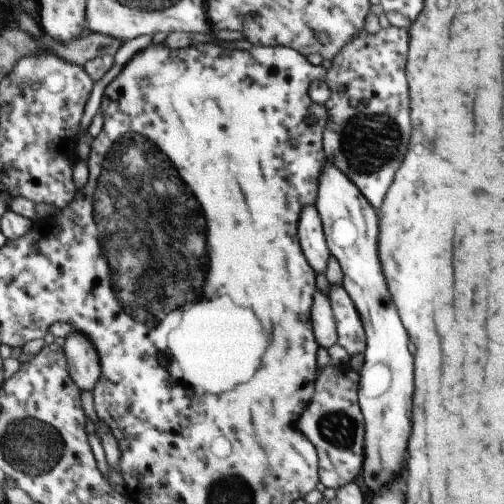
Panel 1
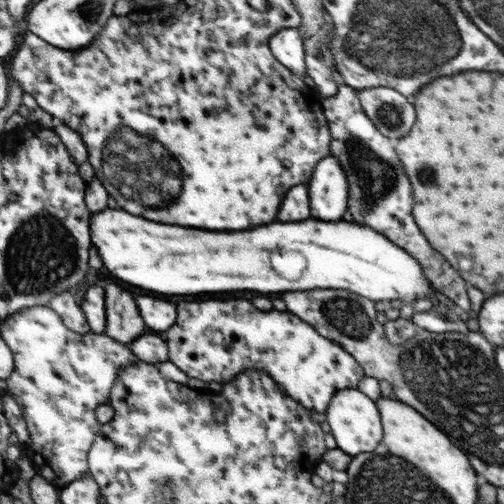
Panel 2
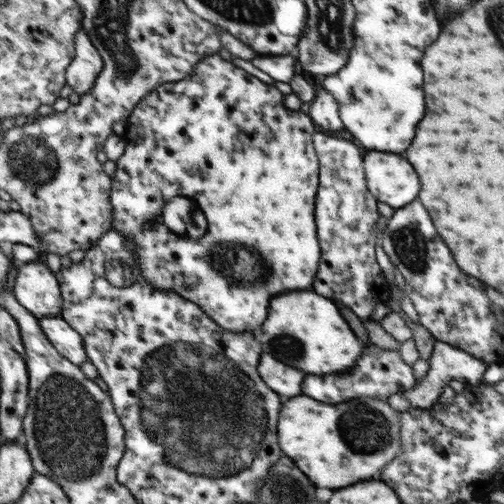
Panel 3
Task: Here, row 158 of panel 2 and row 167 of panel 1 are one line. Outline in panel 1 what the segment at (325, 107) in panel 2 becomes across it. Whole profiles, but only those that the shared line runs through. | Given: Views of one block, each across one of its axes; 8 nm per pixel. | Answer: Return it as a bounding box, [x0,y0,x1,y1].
[323,26,409,208]

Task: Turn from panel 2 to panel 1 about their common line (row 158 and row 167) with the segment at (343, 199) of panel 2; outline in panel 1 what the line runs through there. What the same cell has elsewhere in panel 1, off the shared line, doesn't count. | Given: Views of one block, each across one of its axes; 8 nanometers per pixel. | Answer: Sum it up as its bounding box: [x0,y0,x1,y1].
[313,160,413,492]

